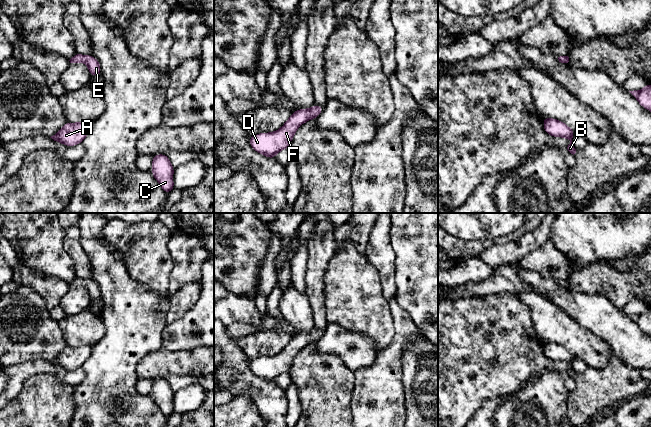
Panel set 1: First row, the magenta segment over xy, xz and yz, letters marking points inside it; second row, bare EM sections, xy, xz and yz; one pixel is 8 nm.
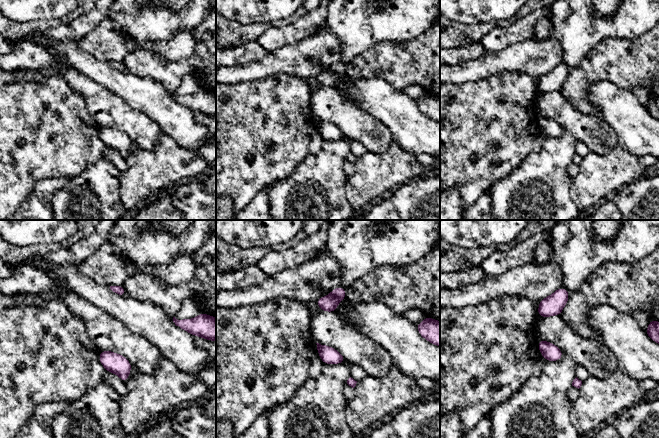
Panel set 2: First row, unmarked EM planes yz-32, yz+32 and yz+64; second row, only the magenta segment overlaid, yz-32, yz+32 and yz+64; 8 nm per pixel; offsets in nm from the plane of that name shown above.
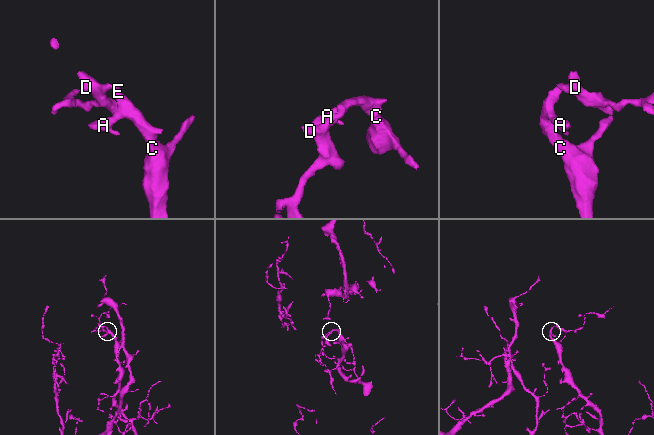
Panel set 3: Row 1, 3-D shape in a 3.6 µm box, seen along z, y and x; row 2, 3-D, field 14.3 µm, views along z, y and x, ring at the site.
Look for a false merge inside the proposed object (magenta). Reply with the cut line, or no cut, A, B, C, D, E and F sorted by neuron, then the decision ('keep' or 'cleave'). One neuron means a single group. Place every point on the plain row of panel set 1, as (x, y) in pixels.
cut none; groups A B C D E F; keep

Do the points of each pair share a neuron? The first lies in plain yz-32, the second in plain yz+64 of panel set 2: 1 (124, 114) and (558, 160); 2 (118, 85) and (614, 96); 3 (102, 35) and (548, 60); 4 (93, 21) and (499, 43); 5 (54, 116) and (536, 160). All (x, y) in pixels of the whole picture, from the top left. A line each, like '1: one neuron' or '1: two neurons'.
1: two neurons
2: one neuron
3: one neuron
4: one neuron
5: two neurons

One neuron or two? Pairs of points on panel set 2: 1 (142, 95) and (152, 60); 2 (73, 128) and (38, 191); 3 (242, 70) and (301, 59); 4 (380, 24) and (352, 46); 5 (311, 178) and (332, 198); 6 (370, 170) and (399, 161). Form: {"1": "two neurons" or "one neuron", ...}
{"1": "two neurons", "2": "two neurons", "3": "one neuron", "4": "one neuron", "5": "one neuron", "6": "one neuron"}

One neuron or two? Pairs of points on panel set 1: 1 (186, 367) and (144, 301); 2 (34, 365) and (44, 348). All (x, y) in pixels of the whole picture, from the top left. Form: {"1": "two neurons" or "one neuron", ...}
{"1": "two neurons", "2": "two neurons"}

